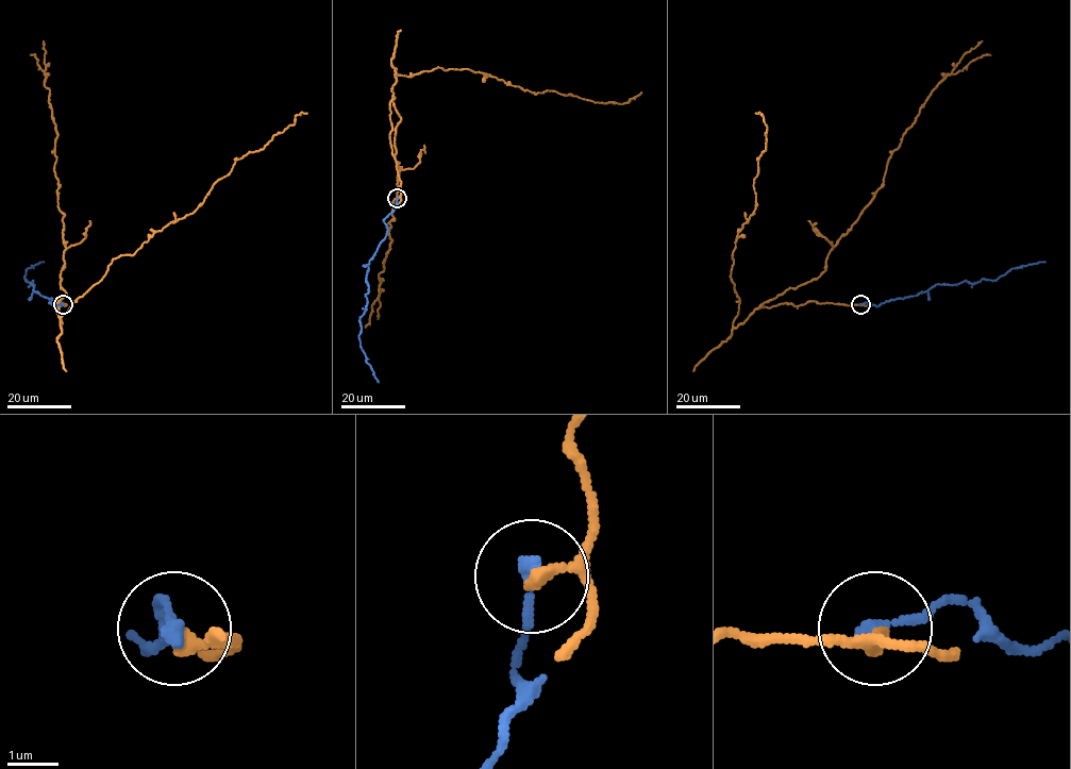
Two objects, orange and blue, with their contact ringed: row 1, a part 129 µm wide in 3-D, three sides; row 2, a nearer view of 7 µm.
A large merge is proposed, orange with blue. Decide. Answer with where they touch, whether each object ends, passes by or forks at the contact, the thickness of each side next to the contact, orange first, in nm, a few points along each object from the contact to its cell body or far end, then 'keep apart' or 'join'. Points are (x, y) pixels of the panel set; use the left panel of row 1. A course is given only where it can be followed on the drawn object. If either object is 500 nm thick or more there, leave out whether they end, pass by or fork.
(63, 304) | orange passes by | blue ends | 220/320 nm | orange via (62, 304), (55, 305), (61, 328), (62, 316), (113, 260), (133, 254), (183, 219), (236, 160), (307, 113) | blue via (62, 304), (52, 305), (49, 302), (52, 299), (33, 289), (33, 281), (23, 277), (27, 268), (44, 262) | join

